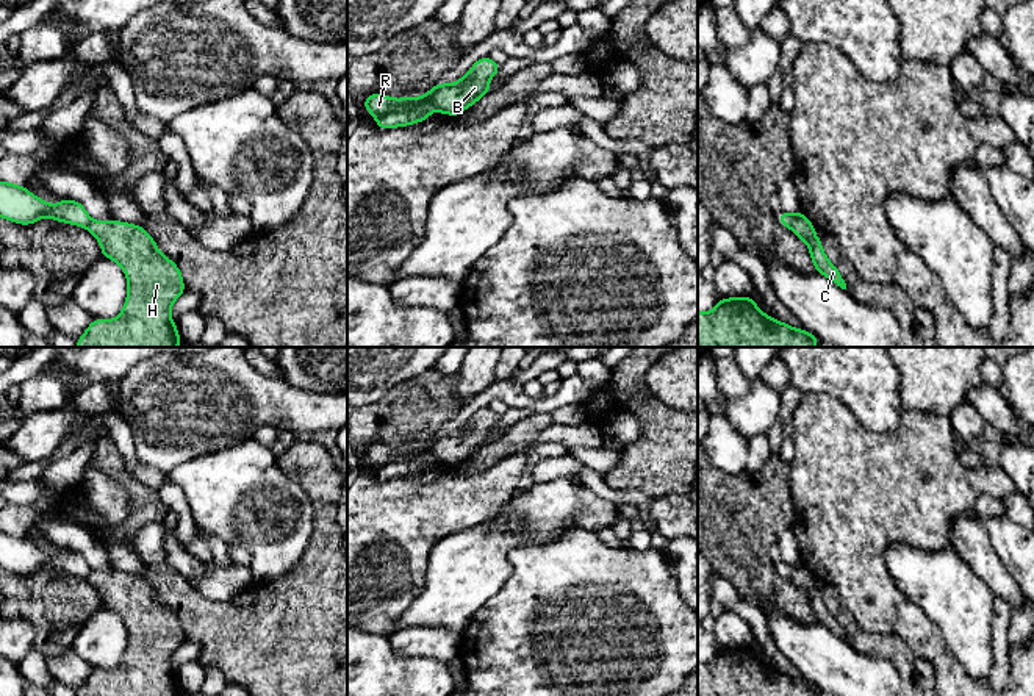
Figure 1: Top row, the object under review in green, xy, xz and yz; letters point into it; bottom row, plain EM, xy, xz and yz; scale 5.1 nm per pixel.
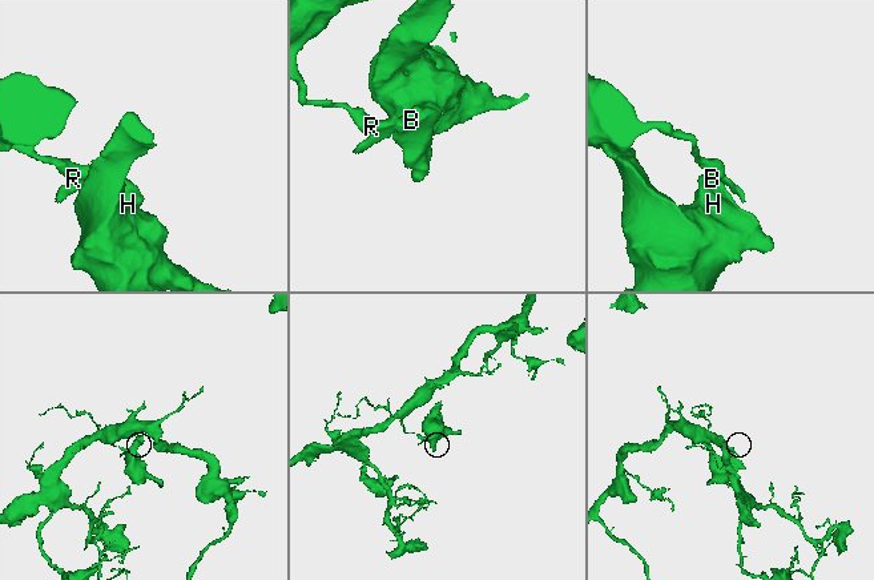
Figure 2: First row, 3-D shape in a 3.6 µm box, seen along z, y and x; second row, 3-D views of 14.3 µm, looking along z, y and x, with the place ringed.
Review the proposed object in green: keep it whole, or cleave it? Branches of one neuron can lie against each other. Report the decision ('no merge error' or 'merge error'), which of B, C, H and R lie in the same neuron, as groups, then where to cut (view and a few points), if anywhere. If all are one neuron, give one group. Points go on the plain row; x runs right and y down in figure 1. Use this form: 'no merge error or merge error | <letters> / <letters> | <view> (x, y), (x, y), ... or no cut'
merge error | B C H / R | xz (443, 435), (434, 446), (432, 454)

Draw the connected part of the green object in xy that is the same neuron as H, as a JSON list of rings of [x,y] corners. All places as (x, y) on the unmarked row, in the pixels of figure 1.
[[[91,569],[86,580],[99,591],[102,607],[125,622],[128,640],[120,665],[114,669],[92,669],[77,696],[178,696],[181,688],[171,668],[174,652],[186,641],[178,616],[141,576]]]

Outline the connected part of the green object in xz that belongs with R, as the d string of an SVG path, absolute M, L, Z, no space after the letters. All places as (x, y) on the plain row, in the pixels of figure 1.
M438 432L422 447L393 449L385 444L369 444L363 458L375 469L380 480L407 477L432 468L432 449L444 435Z

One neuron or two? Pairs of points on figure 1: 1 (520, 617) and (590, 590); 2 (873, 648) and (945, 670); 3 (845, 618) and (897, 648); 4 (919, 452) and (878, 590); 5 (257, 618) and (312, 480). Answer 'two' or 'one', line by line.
1: one
2: two
3: one
4: one
5: one

